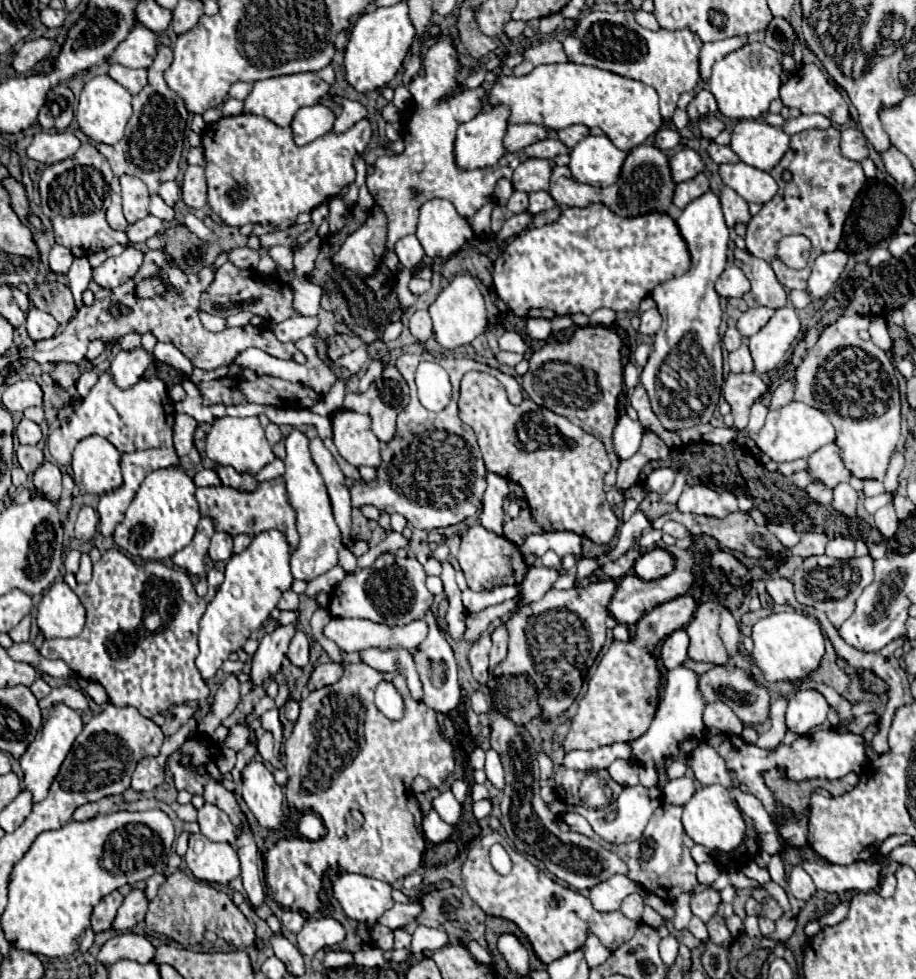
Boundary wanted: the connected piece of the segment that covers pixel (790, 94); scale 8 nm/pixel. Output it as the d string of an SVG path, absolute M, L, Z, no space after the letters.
M814 63L802 65L800 71L790 75L788 83L780 87L780 99L786 107L800 109L802 115L820 113L838 125L844 125L850 119L848 99Z

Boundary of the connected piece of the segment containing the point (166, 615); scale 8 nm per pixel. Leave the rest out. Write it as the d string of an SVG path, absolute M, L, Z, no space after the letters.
M108 549L94 565L92 579L74 589L86 607L84 631L72 639L46 639L40 653L46 659L62 659L86 681L100 683L114 707L136 707L144 717L154 717L172 705L204 703L208 685L194 661L198 655L198 621L206 611L206 601L196 595L186 571L166 567L160 561L134 561L118 549Z

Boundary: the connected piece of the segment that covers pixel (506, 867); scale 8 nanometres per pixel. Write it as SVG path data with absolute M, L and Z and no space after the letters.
M500 843L492 845L490 849L490 861L492 861L492 867L500 873L500 875L508 875L510 869L512 869L512 861L508 857L508 853L504 851L504 847Z

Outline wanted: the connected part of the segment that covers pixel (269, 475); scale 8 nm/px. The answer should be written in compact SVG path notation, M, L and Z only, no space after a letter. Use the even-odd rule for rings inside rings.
M274 459L272 463L268 463L258 475L256 479L258 481L268 481L268 479L274 479L274 477L280 477L284 475L284 461L282 459Z

